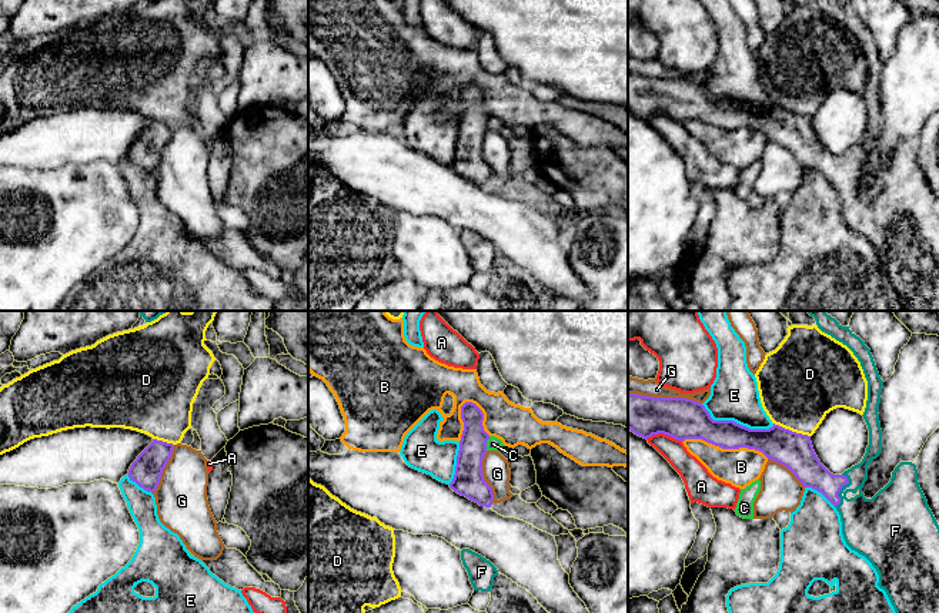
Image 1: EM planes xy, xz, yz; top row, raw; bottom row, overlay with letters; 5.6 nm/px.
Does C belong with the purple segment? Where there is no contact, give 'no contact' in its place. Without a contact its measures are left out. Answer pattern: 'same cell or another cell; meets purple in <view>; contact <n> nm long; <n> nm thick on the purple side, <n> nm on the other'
another cell; meets purple in xz; contact 80 nm long; 180 nm thick on the purple side, 80 nm on the other

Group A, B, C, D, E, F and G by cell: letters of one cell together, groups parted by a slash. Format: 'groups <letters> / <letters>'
groups A / B / C / D / E / F / G

